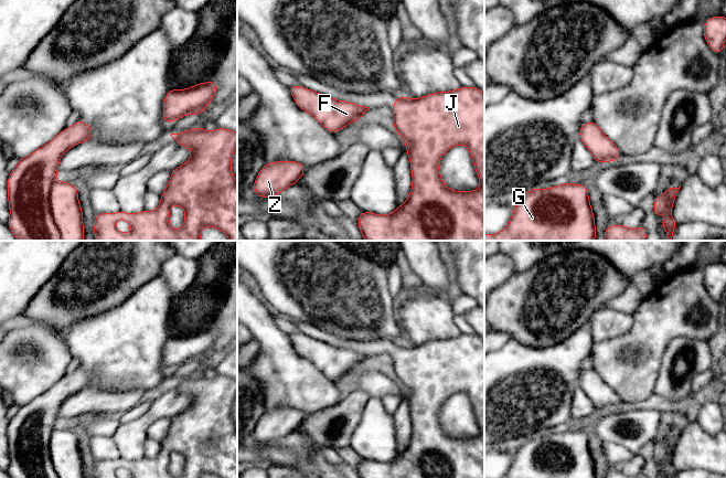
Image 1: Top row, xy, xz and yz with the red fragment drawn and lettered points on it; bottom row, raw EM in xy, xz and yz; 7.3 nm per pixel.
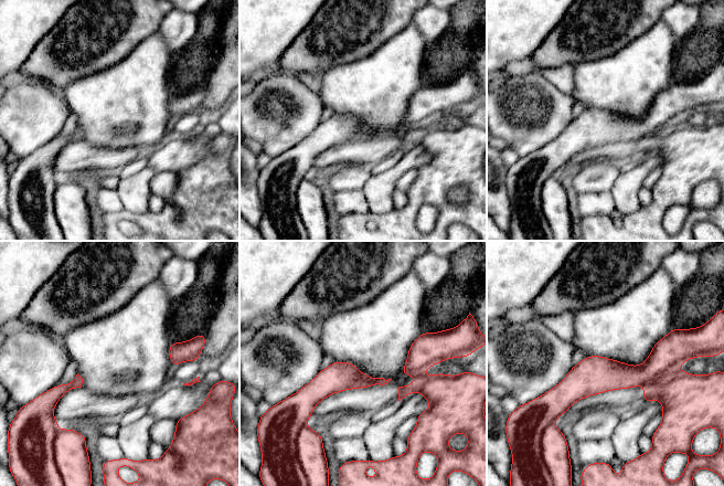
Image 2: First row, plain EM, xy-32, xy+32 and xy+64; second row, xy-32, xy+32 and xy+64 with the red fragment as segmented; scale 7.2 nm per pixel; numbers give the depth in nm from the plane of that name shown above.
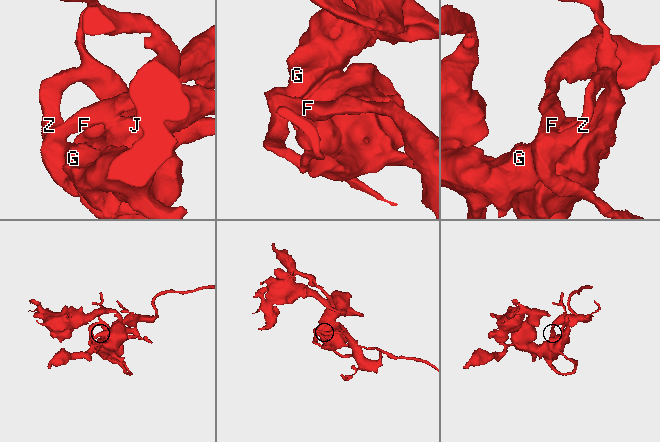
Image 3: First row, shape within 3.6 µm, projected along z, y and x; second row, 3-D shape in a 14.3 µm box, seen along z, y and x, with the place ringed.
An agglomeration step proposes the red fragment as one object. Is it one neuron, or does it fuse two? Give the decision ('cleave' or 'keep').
keep

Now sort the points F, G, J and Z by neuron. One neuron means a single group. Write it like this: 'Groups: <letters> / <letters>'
Groups: F G J Z

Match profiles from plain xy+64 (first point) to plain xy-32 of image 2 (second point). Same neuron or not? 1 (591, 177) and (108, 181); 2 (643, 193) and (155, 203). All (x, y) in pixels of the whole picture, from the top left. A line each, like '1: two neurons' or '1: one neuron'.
1: one neuron
2: one neuron

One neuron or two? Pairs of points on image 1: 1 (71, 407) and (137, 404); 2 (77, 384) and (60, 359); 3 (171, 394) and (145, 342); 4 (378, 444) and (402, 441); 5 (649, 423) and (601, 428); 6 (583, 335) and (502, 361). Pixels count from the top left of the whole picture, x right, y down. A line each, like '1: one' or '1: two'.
1: one
2: two
3: two
4: two
5: one
6: one

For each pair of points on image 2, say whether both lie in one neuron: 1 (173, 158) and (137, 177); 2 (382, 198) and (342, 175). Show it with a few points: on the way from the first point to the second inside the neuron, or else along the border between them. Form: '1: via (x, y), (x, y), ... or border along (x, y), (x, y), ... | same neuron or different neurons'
1: via (164, 158), (155, 161), (146, 170) | same neuron
2: border along (375, 169), (362, 190) | different neurons

